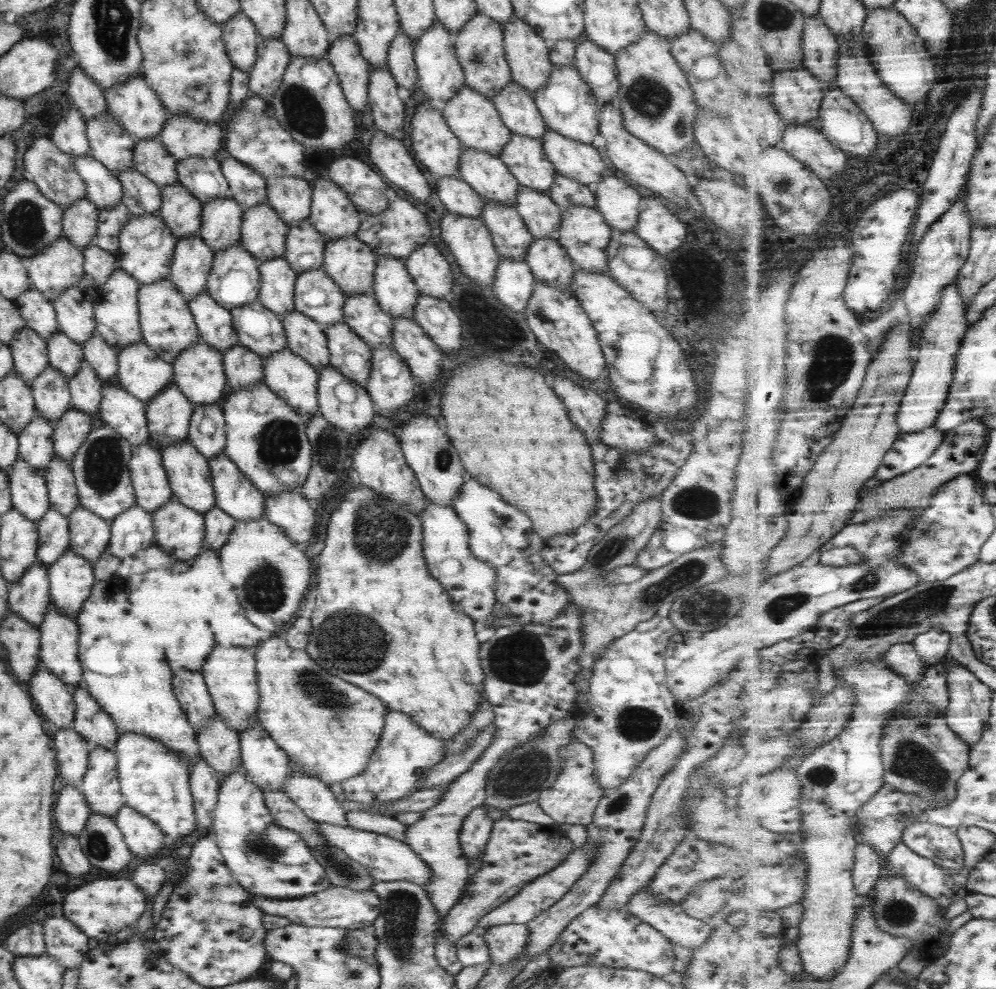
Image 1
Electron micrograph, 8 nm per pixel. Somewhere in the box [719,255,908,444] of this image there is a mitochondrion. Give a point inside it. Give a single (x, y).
(832, 359)

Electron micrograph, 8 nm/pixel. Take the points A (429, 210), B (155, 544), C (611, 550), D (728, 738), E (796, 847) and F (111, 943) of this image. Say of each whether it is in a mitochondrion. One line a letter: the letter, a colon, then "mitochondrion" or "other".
A: other
B: other
C: mitochondrion
D: other
E: other
F: other

